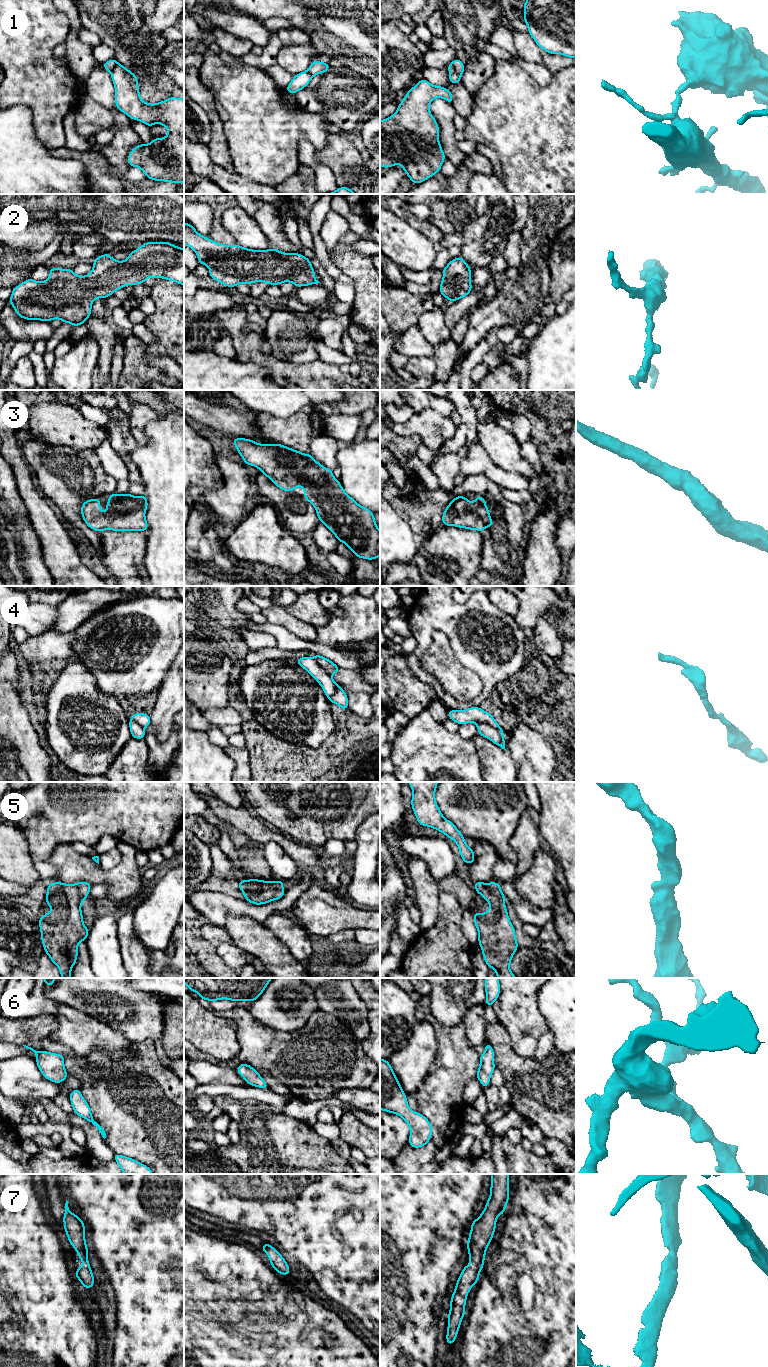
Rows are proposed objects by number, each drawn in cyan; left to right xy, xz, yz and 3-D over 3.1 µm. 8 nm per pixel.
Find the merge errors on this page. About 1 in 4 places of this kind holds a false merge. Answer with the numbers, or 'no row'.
1, 4

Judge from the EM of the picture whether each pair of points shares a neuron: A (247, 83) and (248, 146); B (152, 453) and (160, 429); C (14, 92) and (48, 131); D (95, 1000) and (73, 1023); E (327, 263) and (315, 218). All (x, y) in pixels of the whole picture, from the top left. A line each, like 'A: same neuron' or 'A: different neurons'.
A: same neuron
B: same neuron
C: same neuron
D: different neurons
E: same neuron

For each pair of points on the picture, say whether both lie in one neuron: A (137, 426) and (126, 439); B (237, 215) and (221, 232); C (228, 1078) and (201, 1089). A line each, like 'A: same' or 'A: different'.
A: different
B: different
C: different

